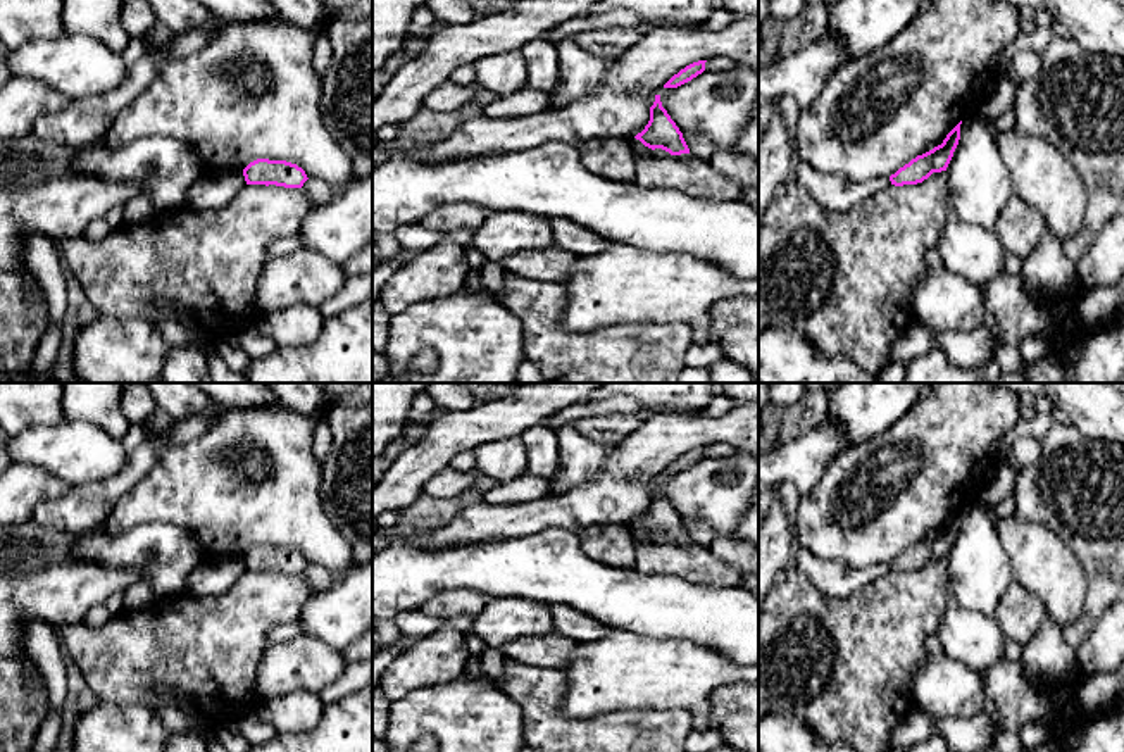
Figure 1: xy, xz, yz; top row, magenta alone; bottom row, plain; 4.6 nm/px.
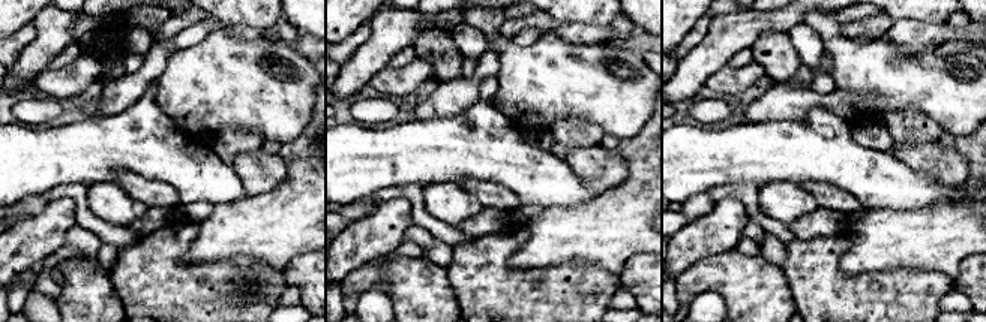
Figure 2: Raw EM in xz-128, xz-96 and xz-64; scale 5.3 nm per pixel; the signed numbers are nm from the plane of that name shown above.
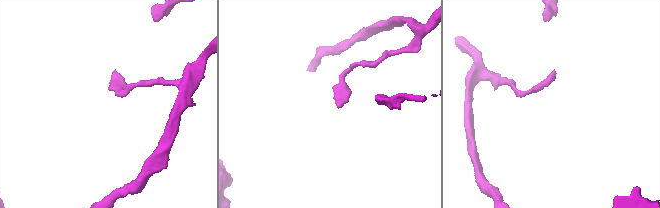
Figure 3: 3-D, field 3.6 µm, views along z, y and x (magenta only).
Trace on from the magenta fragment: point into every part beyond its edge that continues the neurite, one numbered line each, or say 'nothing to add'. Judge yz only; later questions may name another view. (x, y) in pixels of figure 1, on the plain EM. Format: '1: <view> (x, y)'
nothing to add

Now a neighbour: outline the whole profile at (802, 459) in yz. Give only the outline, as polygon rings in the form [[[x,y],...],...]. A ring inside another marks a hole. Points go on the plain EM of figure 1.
[[[822,421],[805,435],[793,435],[779,447],[759,454],[759,504],[762,493],[783,481],[791,481],[800,495],[815,486],[833,461],[855,443],[841,426]]]

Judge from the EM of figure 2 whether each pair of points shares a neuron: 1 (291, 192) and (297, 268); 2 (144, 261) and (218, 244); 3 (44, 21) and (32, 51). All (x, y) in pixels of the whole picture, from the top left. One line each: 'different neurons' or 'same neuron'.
1: different neurons
2: different neurons
3: same neuron

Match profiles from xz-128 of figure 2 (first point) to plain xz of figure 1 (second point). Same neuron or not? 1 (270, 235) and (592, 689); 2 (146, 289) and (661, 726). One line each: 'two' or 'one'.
1: one
2: one

